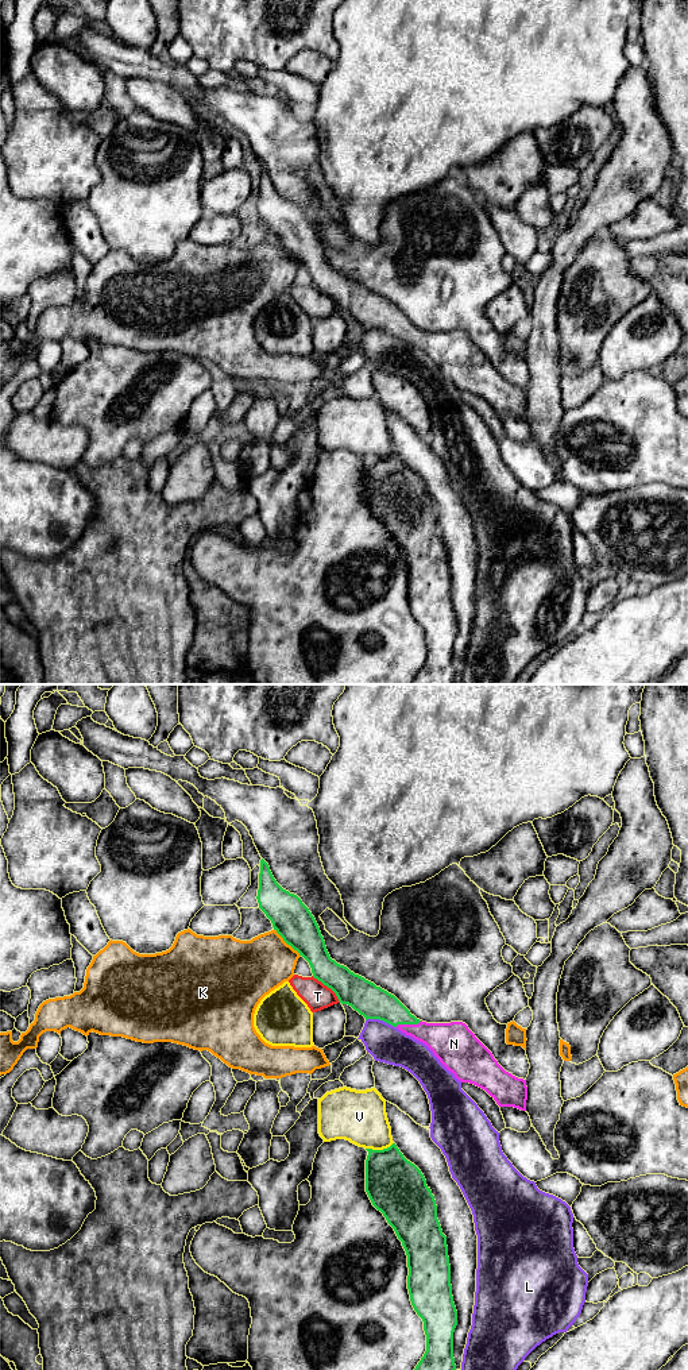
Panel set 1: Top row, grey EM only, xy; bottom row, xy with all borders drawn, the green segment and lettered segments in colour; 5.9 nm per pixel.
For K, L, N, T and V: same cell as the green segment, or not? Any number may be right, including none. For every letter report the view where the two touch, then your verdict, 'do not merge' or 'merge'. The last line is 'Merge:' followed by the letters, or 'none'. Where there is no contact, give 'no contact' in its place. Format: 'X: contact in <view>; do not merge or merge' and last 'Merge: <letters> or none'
K: contact in xy; do not merge
L: contact in xy; do not merge
N: contact in xy; merge
T: contact in xy; do not merge
V: contact in xy; do not merge
Merge: N

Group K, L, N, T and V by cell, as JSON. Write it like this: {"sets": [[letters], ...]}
{"sets": [["K"], ["L"], ["N"], ["T"], ["V"]]}

